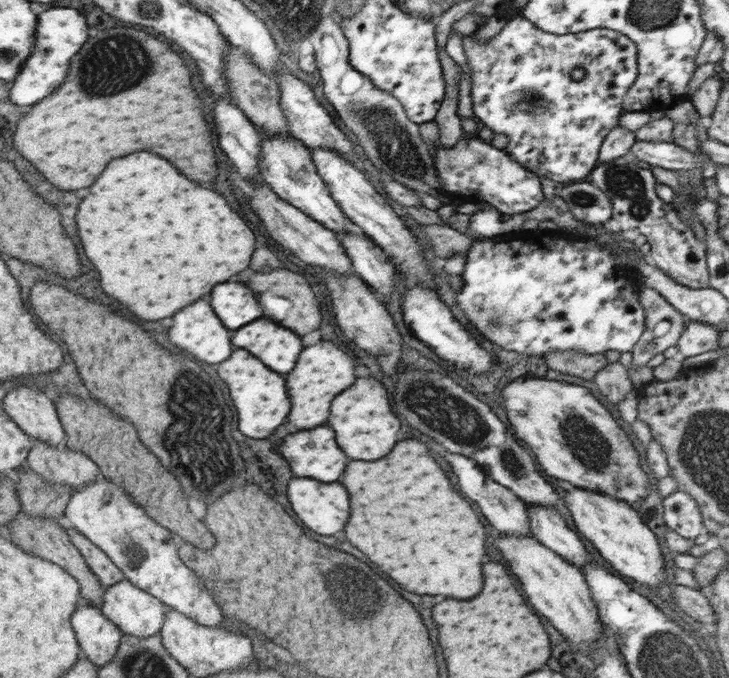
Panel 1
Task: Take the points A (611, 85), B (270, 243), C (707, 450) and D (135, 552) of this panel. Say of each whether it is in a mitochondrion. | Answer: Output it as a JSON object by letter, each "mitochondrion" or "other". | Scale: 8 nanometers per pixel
{"A":"other","B":"other","C":"mitochondrion","D":"mitochondrion"}

